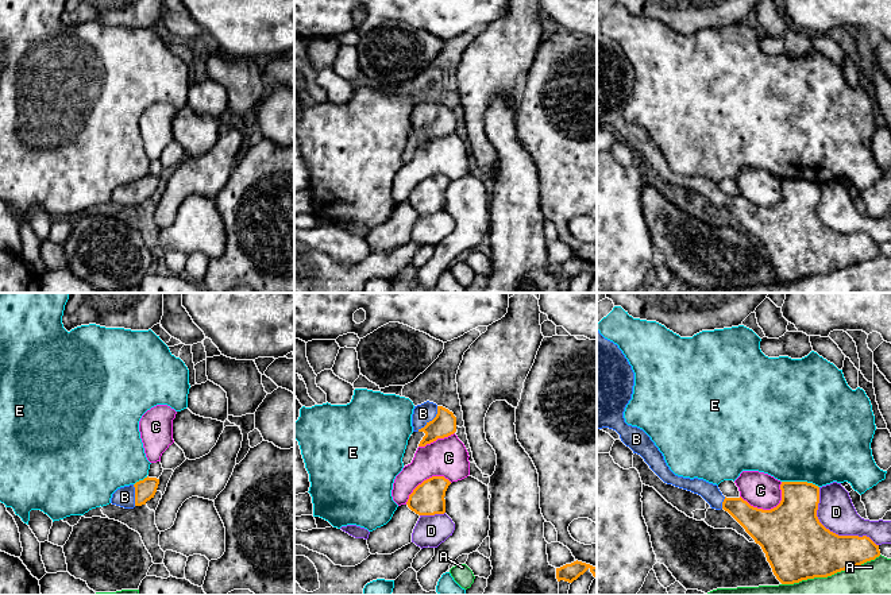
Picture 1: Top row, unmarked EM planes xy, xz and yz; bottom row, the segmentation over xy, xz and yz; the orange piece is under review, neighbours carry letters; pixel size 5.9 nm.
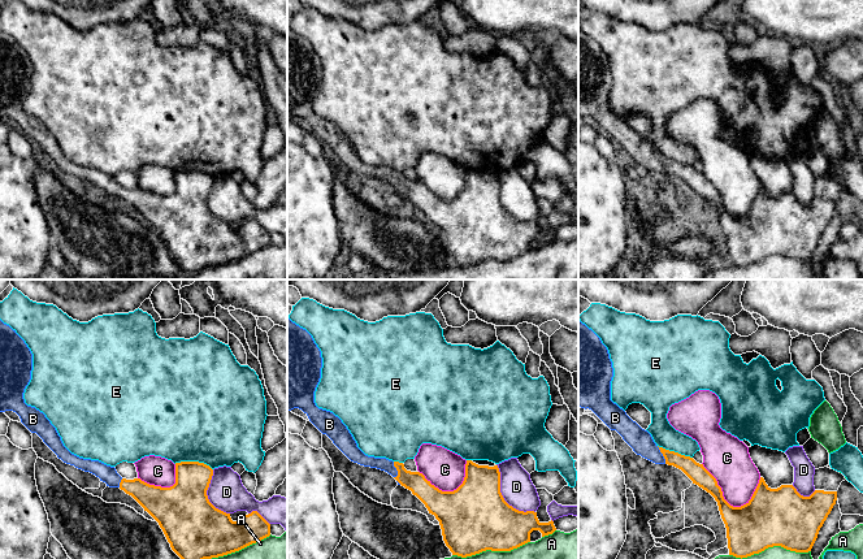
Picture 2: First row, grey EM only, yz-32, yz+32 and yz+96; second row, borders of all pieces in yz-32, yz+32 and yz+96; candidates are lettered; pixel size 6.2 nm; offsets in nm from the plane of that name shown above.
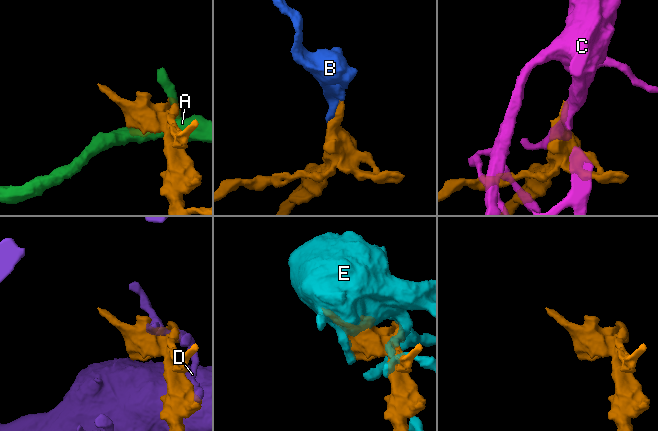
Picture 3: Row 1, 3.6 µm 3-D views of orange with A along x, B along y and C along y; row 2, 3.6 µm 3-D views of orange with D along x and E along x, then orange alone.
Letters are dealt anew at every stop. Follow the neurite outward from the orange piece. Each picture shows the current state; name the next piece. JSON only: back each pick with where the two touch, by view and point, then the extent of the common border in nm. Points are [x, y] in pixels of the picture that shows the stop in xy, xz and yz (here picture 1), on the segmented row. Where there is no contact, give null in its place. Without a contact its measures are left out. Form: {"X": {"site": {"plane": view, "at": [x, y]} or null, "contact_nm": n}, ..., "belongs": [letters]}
{"B": {"site": {"plane": "xz", "at": [432, 420]}, "contact_nm": 200}, "belongs": ["B"]}

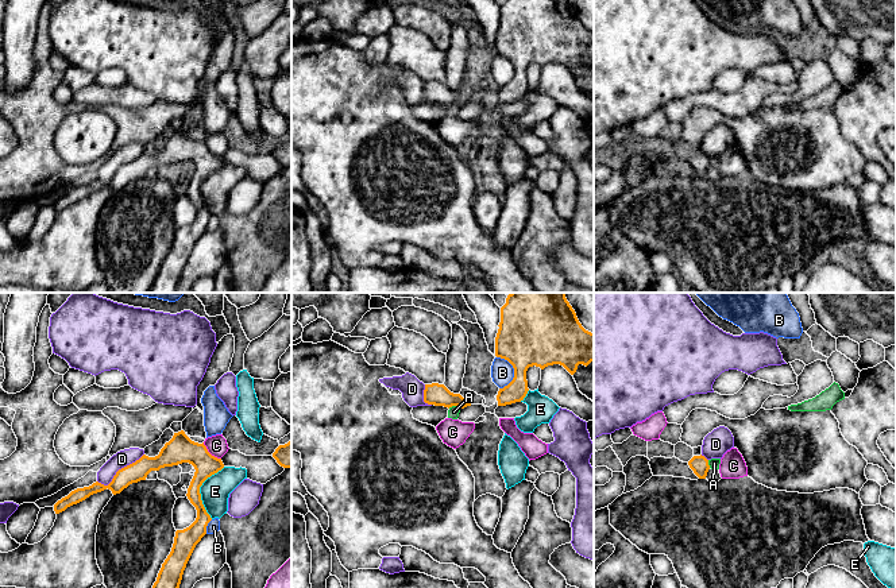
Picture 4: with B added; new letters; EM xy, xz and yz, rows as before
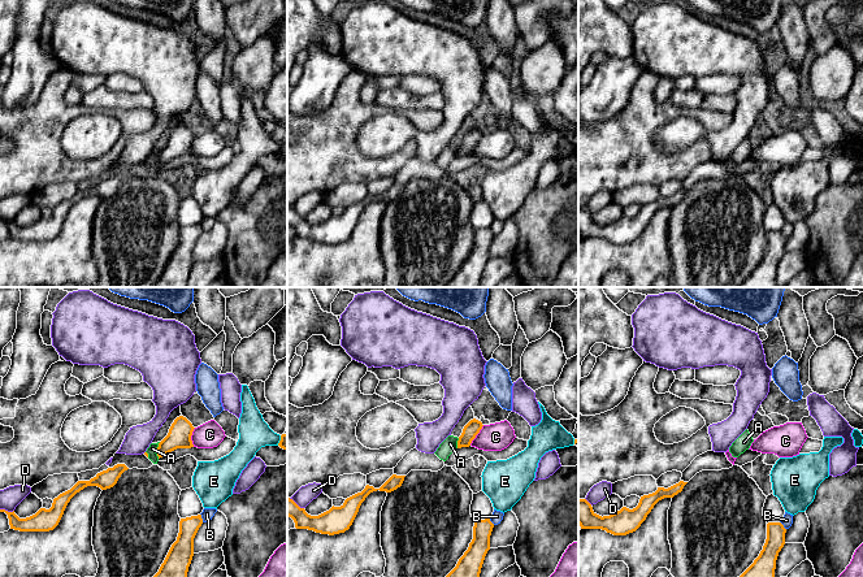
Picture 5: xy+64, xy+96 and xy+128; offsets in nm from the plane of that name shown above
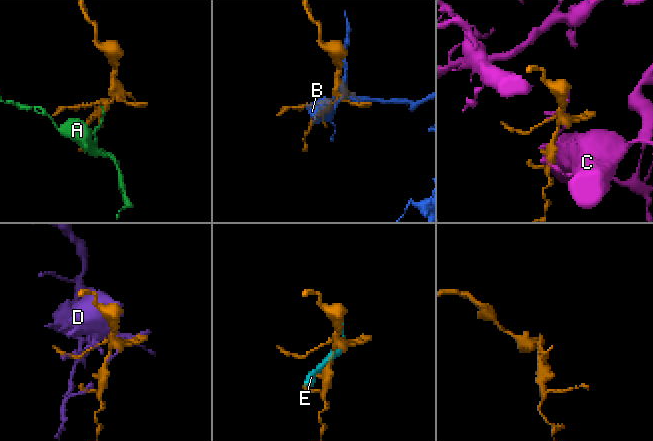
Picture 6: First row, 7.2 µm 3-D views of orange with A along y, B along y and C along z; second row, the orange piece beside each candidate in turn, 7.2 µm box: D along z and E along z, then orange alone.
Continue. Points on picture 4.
{"belongs": []}

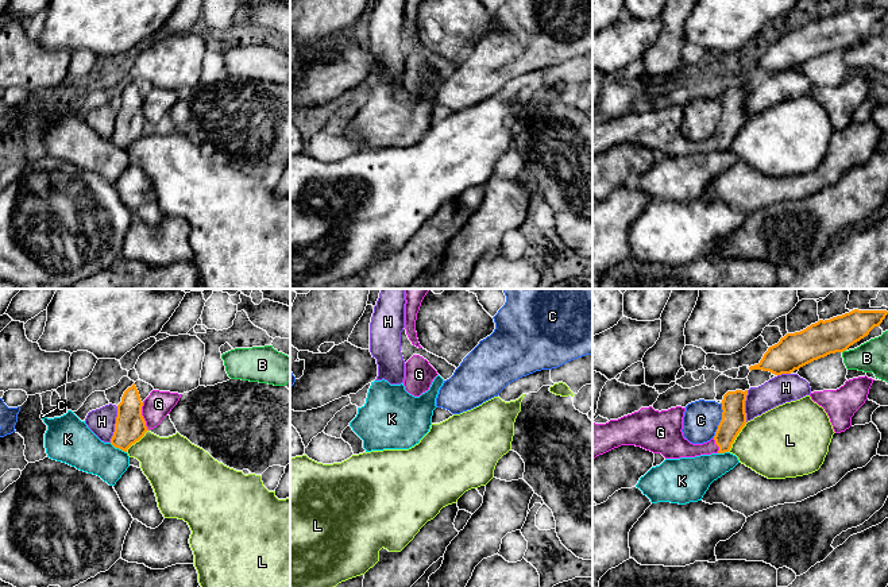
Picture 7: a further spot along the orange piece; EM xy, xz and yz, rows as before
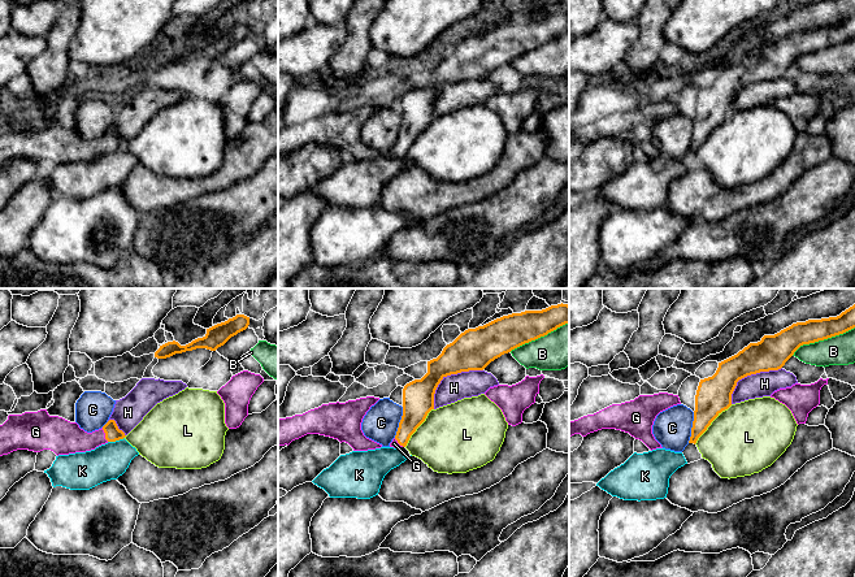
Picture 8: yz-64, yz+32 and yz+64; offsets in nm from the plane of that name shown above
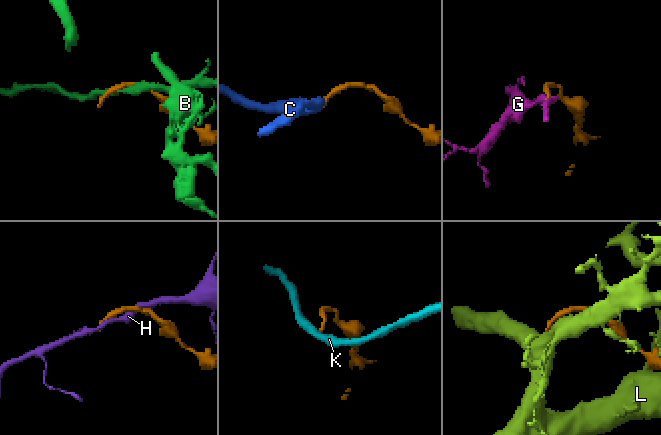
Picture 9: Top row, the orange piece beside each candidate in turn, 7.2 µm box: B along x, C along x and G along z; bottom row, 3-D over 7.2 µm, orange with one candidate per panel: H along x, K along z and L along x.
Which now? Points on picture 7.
{"G": {"site": {"plane": "xy", "at": [142, 416]}, "contact_nm": 170}, "belongs": ["G"]}

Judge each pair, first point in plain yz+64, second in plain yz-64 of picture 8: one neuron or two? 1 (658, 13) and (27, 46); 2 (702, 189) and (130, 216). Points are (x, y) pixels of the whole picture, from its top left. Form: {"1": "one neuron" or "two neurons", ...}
{"1": "two neurons", "2": "two neurons"}

